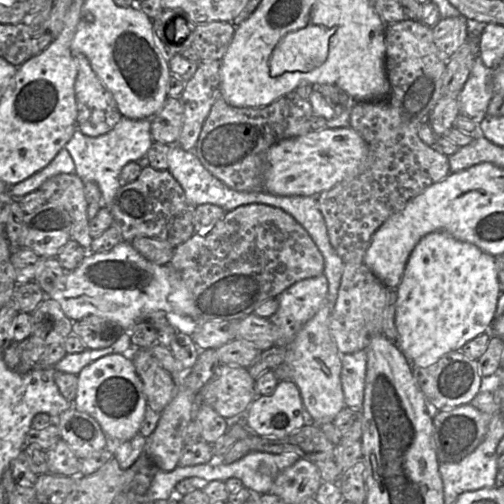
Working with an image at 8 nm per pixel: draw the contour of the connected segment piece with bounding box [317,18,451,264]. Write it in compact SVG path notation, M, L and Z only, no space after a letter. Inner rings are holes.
M404 19L386 27L386 71L390 83L387 98L372 102L356 102L350 114L350 127L367 145L363 170L354 178L341 182L317 196L317 204L326 223L330 243L348 263L364 263L365 253L376 230L395 212L429 186L446 178L450 173L449 156L426 145L418 135L422 123L429 122L429 114L442 98L446 61L442 59L433 40L432 27L421 21Z

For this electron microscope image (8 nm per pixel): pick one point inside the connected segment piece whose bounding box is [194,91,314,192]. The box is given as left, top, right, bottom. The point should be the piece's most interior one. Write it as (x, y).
(233, 144)

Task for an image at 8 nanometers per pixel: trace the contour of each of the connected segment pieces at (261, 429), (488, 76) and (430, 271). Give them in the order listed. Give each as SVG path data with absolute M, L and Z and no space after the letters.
M293 381L278 382L271 395L258 396L246 414L236 420L243 420L251 432L268 438L284 438L308 423L300 391Z
M477 55L469 77L457 96L460 113L478 124L487 115L489 101L494 95L494 74L494 69L487 68Z
M446 232L429 233L410 254L396 295L397 344L411 366L427 367L446 353L459 351L468 341L490 331L500 296L496 258Z

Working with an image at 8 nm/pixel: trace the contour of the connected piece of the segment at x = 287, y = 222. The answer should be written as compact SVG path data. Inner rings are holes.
M254 203L236 207L226 212L214 226L203 232L194 233L186 242L174 248L174 254L169 266L175 271L181 281L185 284L191 297L191 319L195 322L206 322L212 320L241 320L252 314L254 310L265 300L276 298L284 290L298 281L317 277L324 272L324 258L308 232L288 213L280 208Z

